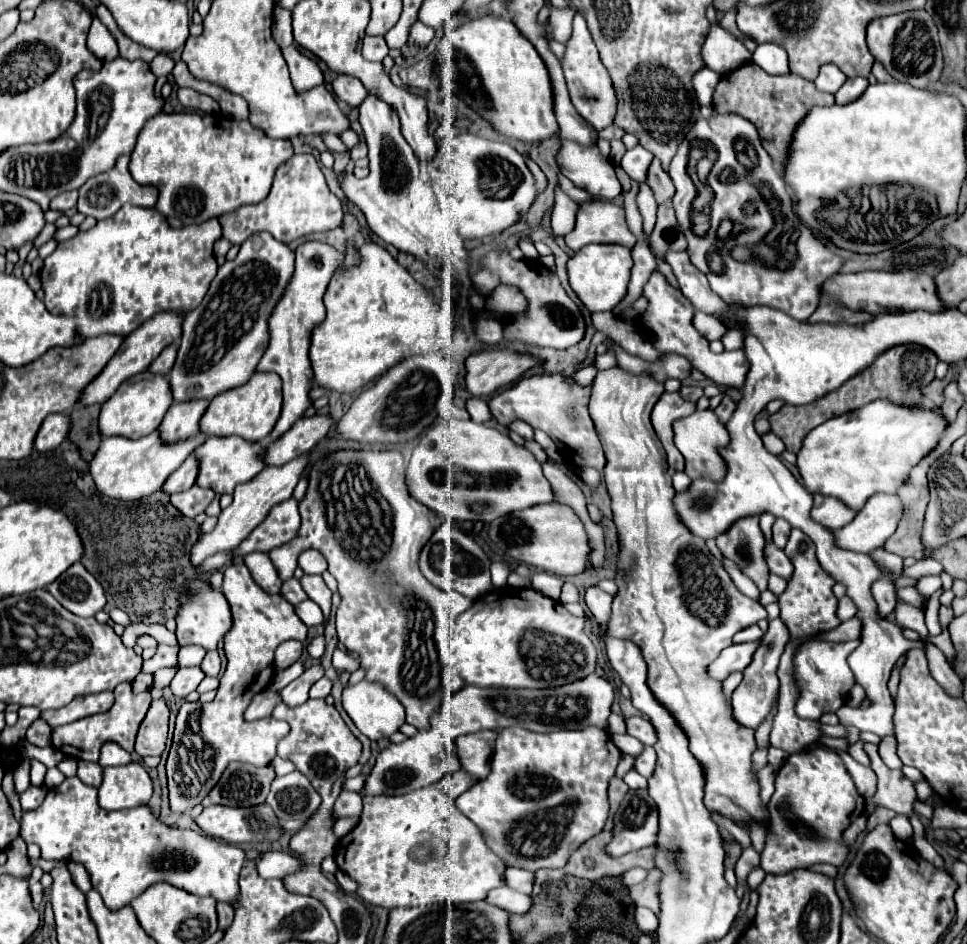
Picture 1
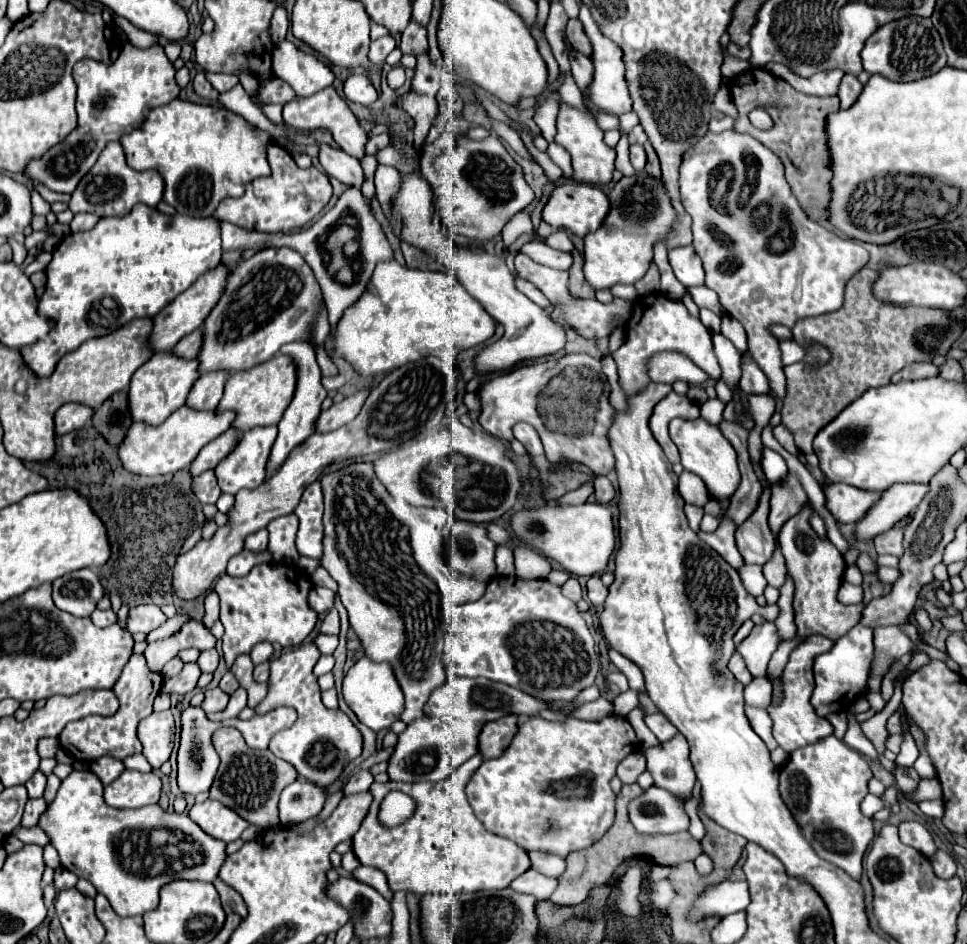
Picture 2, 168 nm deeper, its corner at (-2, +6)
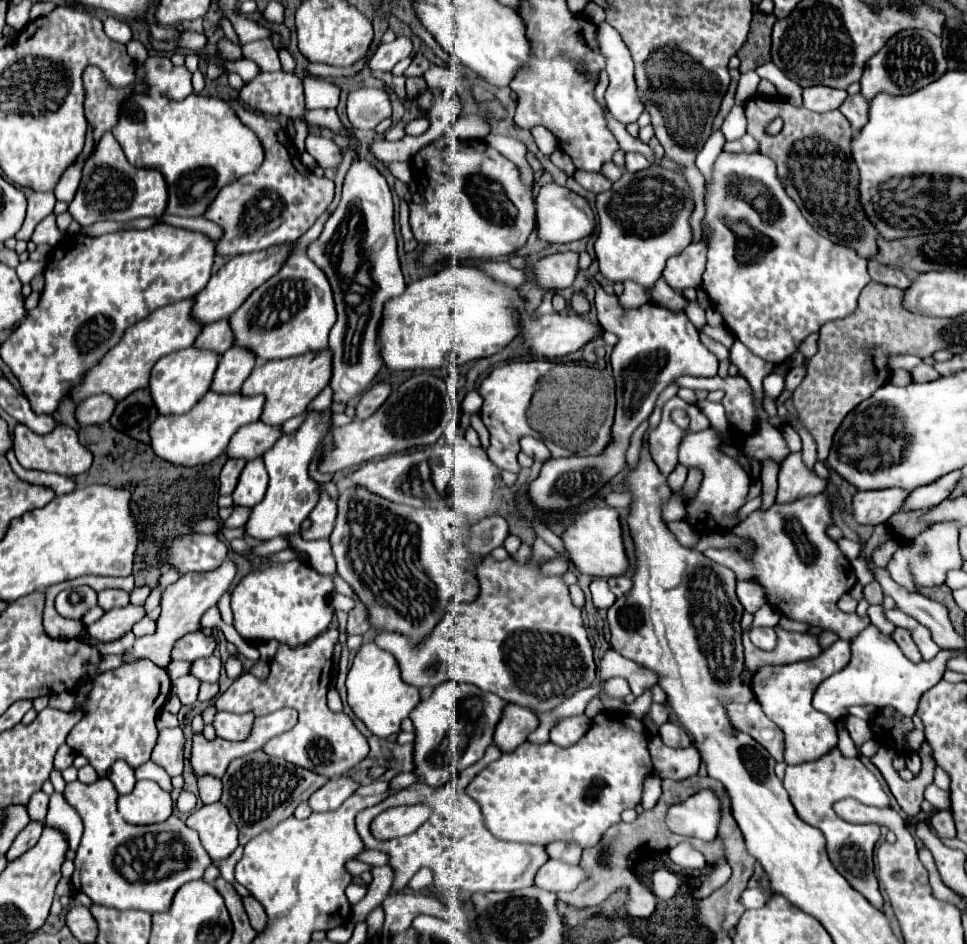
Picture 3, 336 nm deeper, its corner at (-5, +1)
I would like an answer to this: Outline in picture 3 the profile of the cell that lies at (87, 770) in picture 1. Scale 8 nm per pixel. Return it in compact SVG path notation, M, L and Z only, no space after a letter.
M117 760L117 762L111 766L107 778L115 784L115 788L117 788L119 794L129 794L129 792L133 792L135 782L137 782L137 780L135 780L135 770L133 770L125 760Z

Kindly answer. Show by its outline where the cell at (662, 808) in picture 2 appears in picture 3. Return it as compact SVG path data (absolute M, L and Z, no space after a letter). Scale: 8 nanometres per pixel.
M701 790L687 798L687 802L671 806L667 812L667 826L675 834L711 842L717 836L721 820L721 800L713 790Z

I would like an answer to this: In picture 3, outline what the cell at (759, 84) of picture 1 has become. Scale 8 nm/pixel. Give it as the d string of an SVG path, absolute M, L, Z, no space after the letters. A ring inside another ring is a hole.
M755 96L745 104L747 132L759 142L759 152L777 164L777 178L781 180L789 198L799 206L805 220L827 240L849 244L863 258L877 254L879 232L869 222L859 196L859 170L851 156L853 130L839 110L817 114L807 108L795 108L789 102L767 102ZM777 116L783 118L785 128L769 136L767 126Z

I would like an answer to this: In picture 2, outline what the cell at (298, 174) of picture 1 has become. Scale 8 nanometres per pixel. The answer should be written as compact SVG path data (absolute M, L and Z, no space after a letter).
M278 143L268 145L268 163L272 167L272 175L248 183L248 191L244 193L244 197L222 201L214 213L218 221L228 221L244 229L266 233L290 233L310 223L326 207L332 197L332 185L322 171L318 171L316 167L300 169L290 153Z

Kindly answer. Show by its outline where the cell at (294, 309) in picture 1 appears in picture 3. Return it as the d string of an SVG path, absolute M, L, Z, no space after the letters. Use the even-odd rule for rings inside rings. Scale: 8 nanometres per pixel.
M325 412L311 414L301 424L299 430L295 430L293 434L287 434L285 438L281 438L263 456L265 468L269 472L269 488L267 488L265 500L259 502L253 508L253 514L251 514L249 522L245 524L245 534L247 536L251 536L255 540L269 540L269 538L275 538L275 536L285 536L285 534L301 534L301 529L307 529L311 525L311 521L307 516L315 508L315 504L319 500L321 487L334 501L337 501L339 490L335 483L331 481L321 486L311 482L309 474L307 474L307 466L309 466L311 458L315 458L315 454L319 452L325 432L327 432L327 416L325 416ZM305 522L309 522L307 528L303 528Z

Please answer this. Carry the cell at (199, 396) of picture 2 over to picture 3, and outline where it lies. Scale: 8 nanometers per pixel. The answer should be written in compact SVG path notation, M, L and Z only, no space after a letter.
M231 346L221 360L219 360L219 370L215 372L215 382L211 390L215 392L235 392L241 388L241 384L247 380L251 370L255 368L257 358L251 350L241 348L241 346Z

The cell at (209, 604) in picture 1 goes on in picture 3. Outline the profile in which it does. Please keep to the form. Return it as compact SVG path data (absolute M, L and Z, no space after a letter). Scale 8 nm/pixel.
M191 632L191 634L185 634L183 638L179 638L171 656L173 656L173 660L195 662L199 658L211 656L213 650L215 650L213 636L205 636L203 632Z

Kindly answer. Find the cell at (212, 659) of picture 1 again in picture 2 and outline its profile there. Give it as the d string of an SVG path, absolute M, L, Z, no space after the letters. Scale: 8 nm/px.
M216 649L202 651L200 657L198 657L198 665L204 673L214 673L216 667L218 667L218 651Z

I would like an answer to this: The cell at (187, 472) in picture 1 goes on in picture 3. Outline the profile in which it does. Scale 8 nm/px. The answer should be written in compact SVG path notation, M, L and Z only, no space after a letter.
M251 422L247 426L243 426L243 430L239 430L235 434L235 438L231 438L227 454L229 458L259 458L263 456L269 448L273 448L273 444L283 436L281 426L269 426L265 422Z

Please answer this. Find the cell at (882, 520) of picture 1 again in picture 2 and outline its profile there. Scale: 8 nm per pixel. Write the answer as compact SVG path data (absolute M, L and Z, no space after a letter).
M896 483L882 491L880 499L866 511L866 515L856 523L856 541L868 541L876 535L892 529L898 521L906 519L928 493L928 485L920 483Z

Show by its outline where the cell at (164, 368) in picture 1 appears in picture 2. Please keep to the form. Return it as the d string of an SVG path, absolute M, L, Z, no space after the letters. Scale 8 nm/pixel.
M200 329L182 337L178 345L172 349L172 353L176 353L176 357L180 359L196 359L198 351L200 351Z

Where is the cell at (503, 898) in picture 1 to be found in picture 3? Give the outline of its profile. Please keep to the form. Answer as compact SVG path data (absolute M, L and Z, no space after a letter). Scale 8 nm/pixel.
M551 858L537 872L535 886L551 892L571 892L587 878L589 874L579 864L567 864L563 860Z

